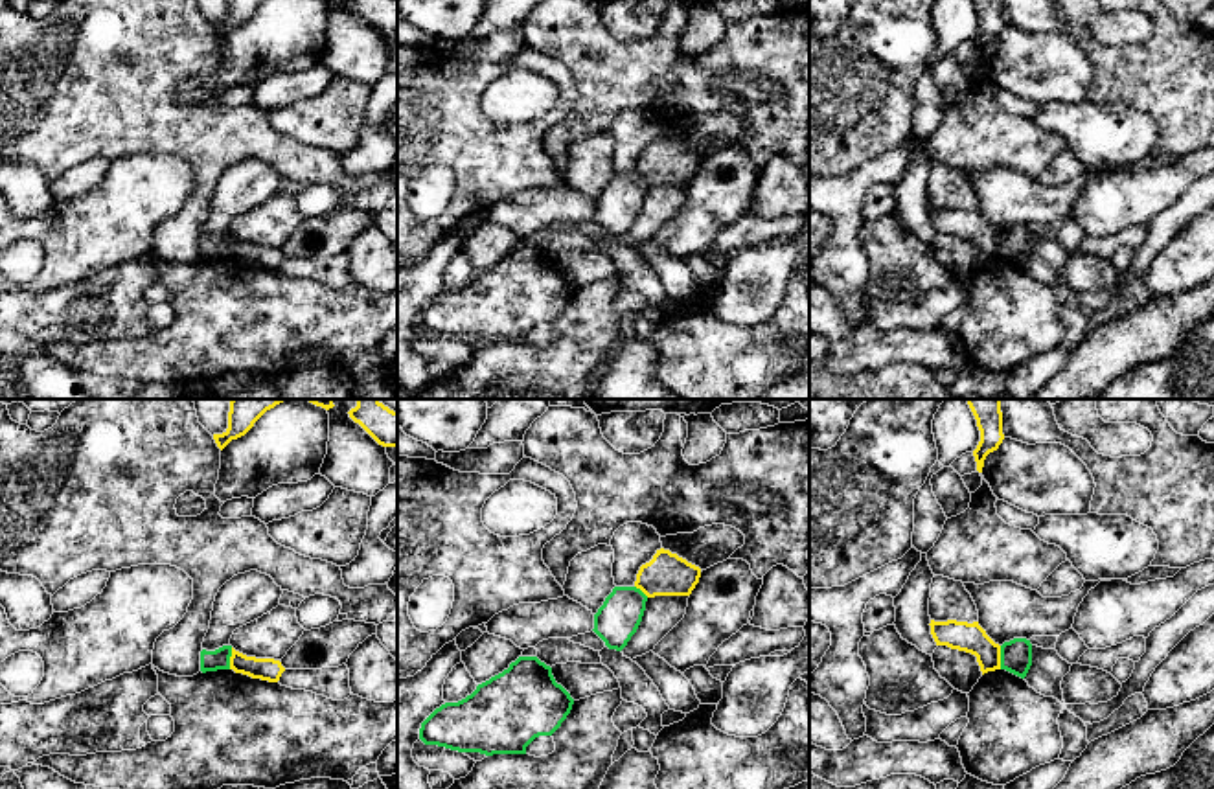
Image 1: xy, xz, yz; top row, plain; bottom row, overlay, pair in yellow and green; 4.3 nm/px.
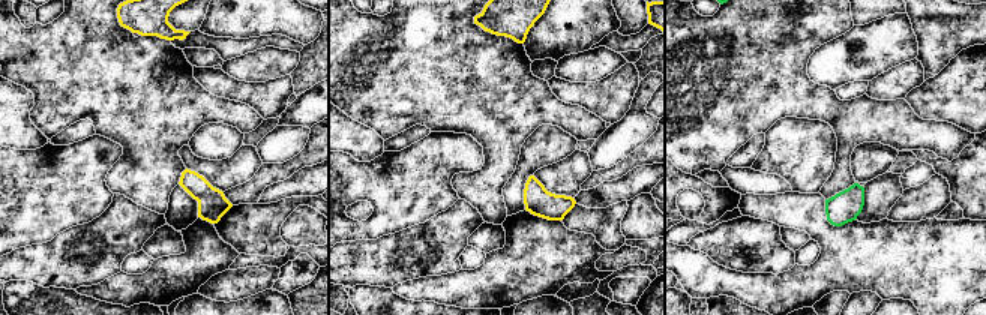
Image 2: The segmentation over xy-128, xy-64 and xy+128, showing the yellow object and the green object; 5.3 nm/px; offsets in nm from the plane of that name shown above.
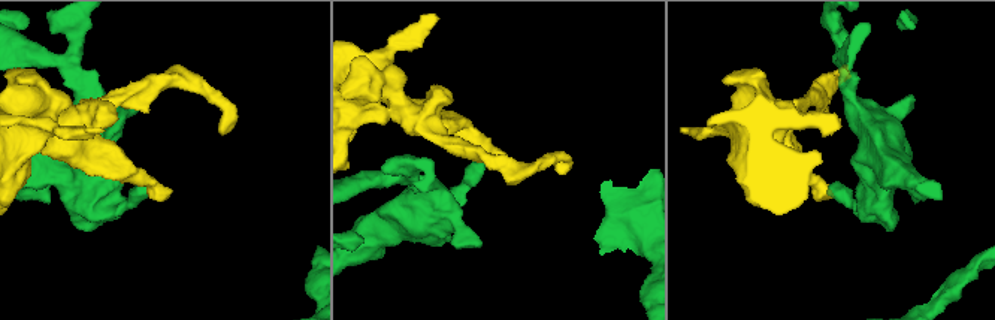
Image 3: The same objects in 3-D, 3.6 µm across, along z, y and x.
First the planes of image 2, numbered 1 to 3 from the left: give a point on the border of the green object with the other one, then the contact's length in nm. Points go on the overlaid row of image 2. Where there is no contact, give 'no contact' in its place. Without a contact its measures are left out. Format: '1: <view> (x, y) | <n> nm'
1: no contact
2: no contact
3: no contact

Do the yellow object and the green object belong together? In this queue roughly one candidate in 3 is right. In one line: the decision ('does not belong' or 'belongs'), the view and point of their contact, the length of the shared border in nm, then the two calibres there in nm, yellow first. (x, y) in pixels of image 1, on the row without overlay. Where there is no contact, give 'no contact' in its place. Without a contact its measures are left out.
does not belong; meets yellow in yz at (999, 245); contact 100 nm long; 130 nm thick on the yellow side, 140 nm on the other

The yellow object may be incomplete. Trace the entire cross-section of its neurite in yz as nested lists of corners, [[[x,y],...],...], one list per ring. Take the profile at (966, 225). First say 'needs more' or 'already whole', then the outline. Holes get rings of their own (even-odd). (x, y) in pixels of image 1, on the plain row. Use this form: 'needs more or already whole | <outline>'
already whole | [[[931,208],[929,213],[936,234],[947,234],[975,243],[982,263],[1001,257],[1001,234],[986,223],[979,210]]]

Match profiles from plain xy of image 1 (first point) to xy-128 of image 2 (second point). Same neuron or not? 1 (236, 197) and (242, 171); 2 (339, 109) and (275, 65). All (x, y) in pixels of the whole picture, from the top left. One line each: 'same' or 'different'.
1: different
2: different

